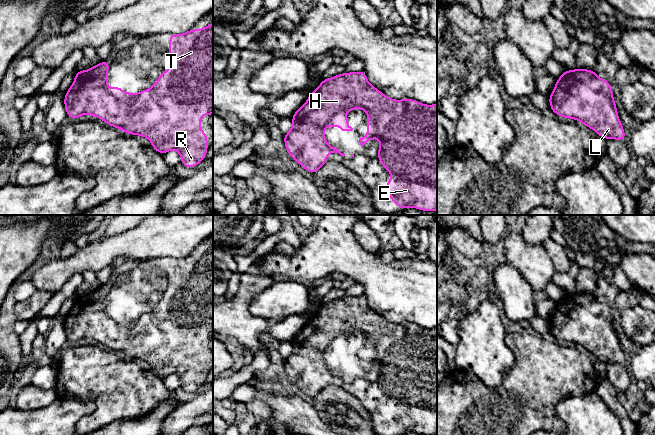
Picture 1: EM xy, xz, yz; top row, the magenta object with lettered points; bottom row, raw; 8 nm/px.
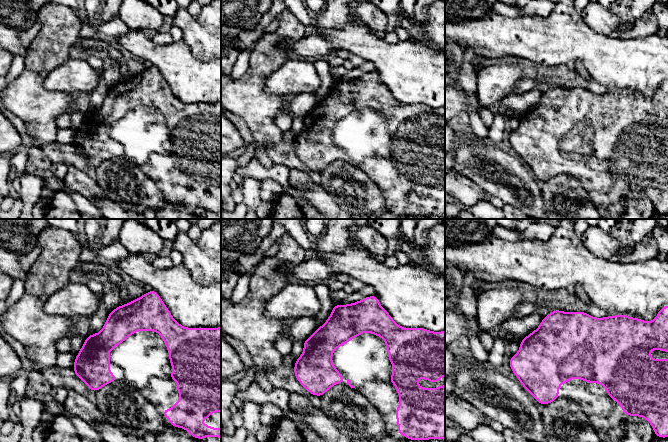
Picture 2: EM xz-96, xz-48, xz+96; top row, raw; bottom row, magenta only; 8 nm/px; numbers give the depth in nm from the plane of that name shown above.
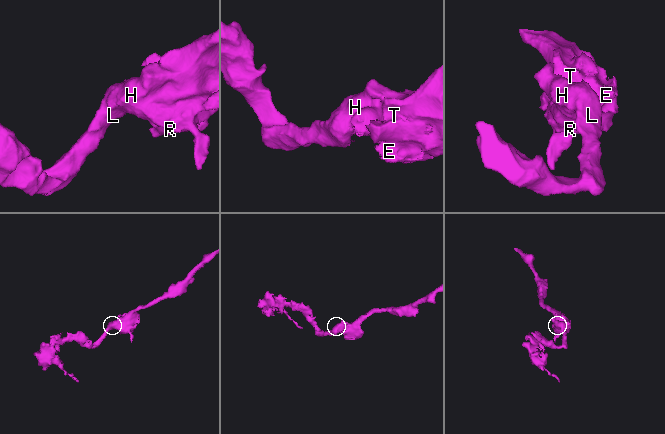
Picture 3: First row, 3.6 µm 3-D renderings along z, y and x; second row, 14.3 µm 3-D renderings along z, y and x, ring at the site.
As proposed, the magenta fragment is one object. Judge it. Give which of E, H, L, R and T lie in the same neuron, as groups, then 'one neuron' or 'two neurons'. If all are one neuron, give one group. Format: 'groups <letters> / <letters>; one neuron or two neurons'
groups E H L R T; one neuron

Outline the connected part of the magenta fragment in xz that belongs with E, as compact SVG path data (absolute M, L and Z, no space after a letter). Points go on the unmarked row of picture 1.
M363 294L322 303L316 314L309 317L308 324L291 340L292 352L284 358L283 364L287 377L312 398L324 390L329 377L339 377L344 381L345 378L327 367L323 356L331 349L339 351L342 355L352 355L353 352L348 349L349 345L346 341L346 337L352 333L363 333L367 336L368 357L360 362L360 369L364 370L373 362L378 362L381 366L377 382L384 393L392 398L391 404L385 406L384 413L393 423L391 426L400 431L400 435L409 431L420 435L437 434L437 327L426 329L409 322L394 324L387 321L368 306L367 299Z

